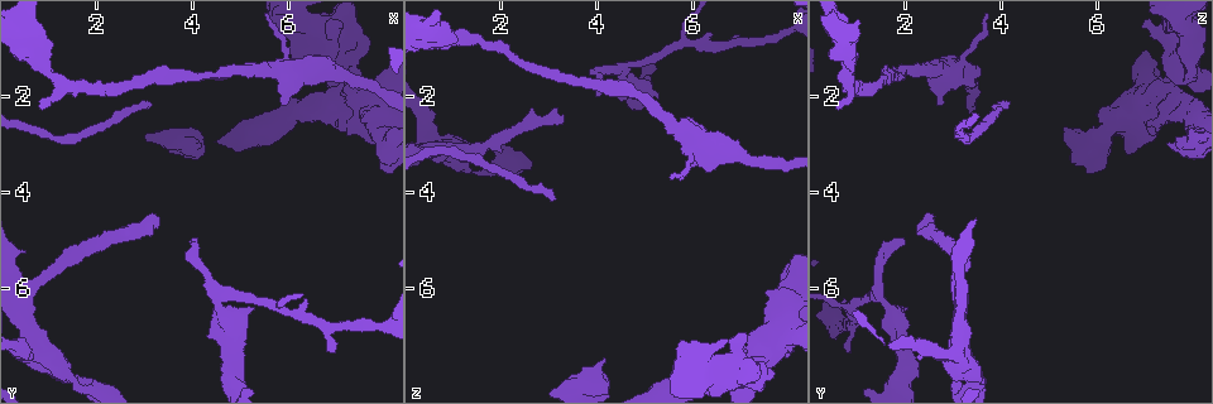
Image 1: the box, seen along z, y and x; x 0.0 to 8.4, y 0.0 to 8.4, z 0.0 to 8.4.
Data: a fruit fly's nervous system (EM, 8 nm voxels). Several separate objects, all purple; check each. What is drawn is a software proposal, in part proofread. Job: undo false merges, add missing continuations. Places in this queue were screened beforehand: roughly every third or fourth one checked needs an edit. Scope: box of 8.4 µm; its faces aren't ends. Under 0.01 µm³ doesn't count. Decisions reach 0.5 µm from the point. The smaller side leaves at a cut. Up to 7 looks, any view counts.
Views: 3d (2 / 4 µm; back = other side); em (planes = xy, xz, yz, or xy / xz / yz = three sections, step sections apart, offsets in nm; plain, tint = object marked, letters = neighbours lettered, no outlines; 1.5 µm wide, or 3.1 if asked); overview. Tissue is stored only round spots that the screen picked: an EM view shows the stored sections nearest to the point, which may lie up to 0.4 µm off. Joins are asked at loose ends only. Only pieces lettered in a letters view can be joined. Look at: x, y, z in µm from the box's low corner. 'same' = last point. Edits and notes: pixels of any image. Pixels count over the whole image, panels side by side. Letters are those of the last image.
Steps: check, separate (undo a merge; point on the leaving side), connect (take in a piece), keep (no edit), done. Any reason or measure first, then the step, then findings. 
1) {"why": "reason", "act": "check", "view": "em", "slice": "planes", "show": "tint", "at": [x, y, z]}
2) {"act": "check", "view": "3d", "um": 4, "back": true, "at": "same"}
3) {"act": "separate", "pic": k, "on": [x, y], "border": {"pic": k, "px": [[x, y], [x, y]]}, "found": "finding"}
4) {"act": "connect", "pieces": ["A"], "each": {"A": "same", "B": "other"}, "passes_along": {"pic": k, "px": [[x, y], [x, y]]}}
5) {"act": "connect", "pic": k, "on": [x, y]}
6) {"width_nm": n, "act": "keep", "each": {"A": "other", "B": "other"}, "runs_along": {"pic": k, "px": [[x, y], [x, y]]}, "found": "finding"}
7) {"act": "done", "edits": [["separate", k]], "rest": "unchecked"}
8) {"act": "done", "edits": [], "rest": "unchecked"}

{"why": "end of a long branch", "act": "check", "view": "3d", "um": 2, "at": [3.20, 4.50, 2.50]}

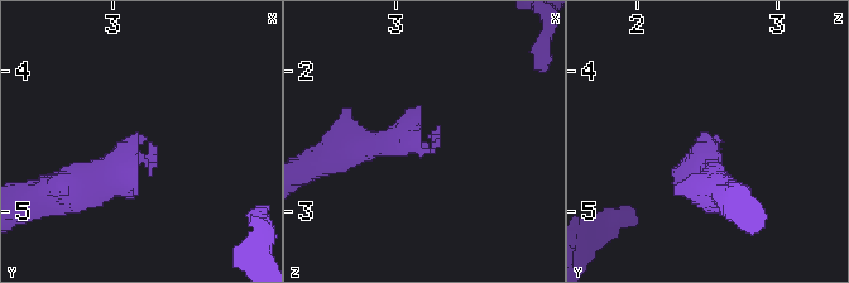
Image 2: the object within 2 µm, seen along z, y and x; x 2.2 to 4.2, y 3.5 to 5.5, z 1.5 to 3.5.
{"act": "check", "view": "em", "slice": "yz", "step": 8, "show": "letters", "at": [3.18, 4.44, 2.56]}

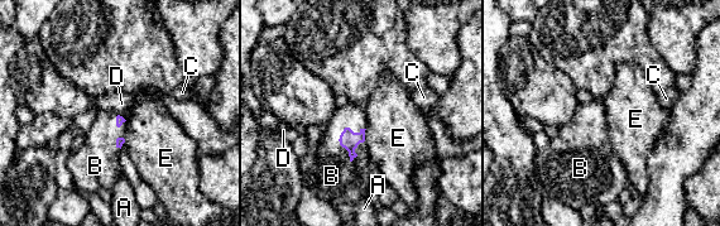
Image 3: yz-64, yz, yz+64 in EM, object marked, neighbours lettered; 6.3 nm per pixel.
{"longest_contact_nm": ["B", 260], "act": "connect", "pieces": ["B"], "each": {"A": "other", "B": "same", "C": "other", "D": "other", "E": "other"}, "found": "it goes on there"}

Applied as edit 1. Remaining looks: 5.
{"why": "free end", "act": "check", "view": "3d", "um": 4, "at": [0.95, 2.25, 0.65]}

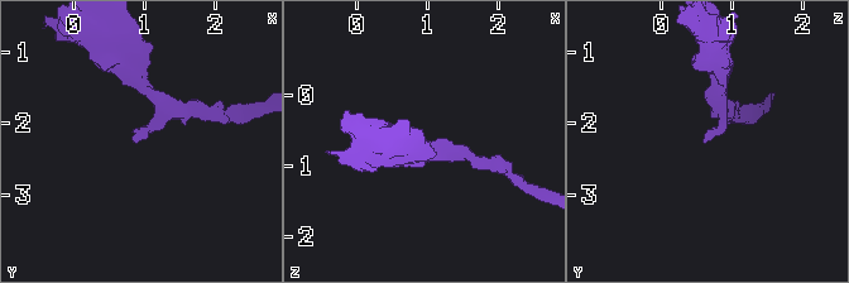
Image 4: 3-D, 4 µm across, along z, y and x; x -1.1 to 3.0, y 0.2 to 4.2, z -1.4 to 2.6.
{"why": "need the tissue", "act": "check", "view": "em", "slice": "xy", "step": 4, "show": "tint", "at": [0.90, 2.30, 0.60]}

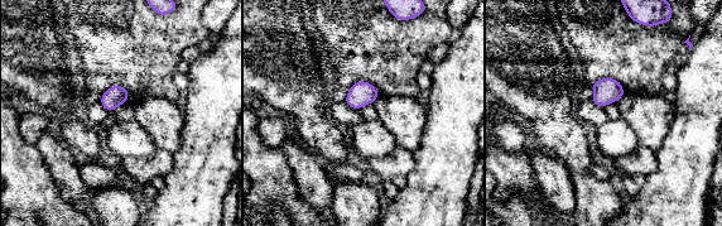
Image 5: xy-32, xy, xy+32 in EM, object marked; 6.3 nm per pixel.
{"act": "check", "view": "em", "slice": "xz", "step": 8, "show": "letters", "at": "same"}

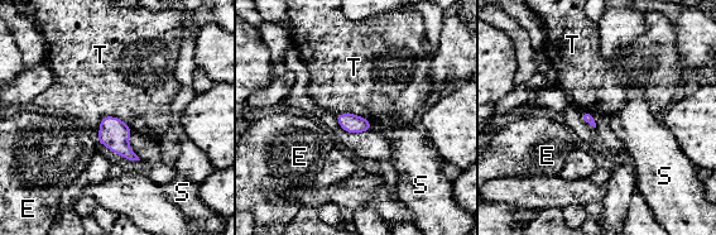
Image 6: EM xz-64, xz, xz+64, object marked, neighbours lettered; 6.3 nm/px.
{"act": "keep", "each": {"E": "other", "S": "other", "T": "other"}, "border": {"pic": 6, "px": [[99, 123], [116, 116], [133, 130]]}, "found": "no lettered piece goes on from it"}

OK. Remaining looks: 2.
{"why": "branch stops here", "act": "check", "view": "3d", "um": 4, "at": [4.20, 3.00, 7.50]}

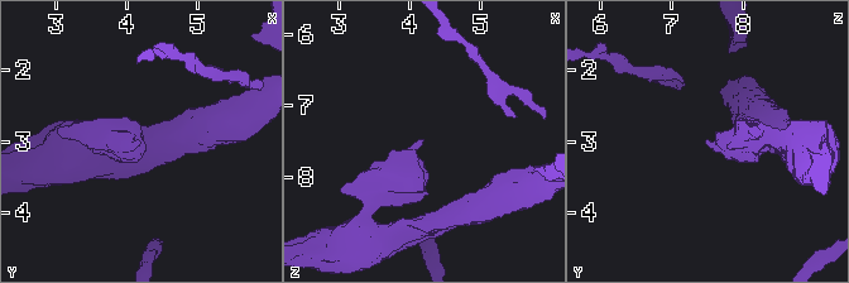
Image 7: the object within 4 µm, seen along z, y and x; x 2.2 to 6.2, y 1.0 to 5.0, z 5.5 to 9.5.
{"why": "now the EM", "act": "check", "view": "em", "slice": "xz", "step": 8, "show": "letters", "at": [4.20, 3.00, 7.45]}

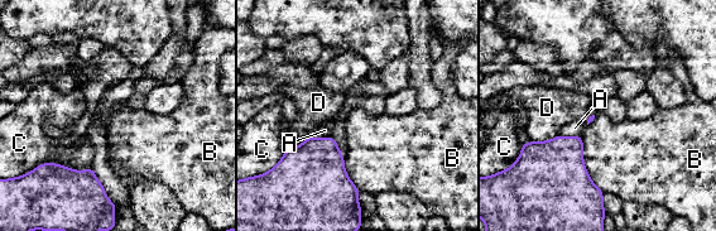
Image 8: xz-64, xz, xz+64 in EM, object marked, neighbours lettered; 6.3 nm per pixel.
{"act": "keep", "each": {"A": "other", "B": "other", "C": "other", "D": "other"}, "found": "none of them fits"}

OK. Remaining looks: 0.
{"act": "done", "edits": [["connect", 3]], "rest": "unchecked"}

